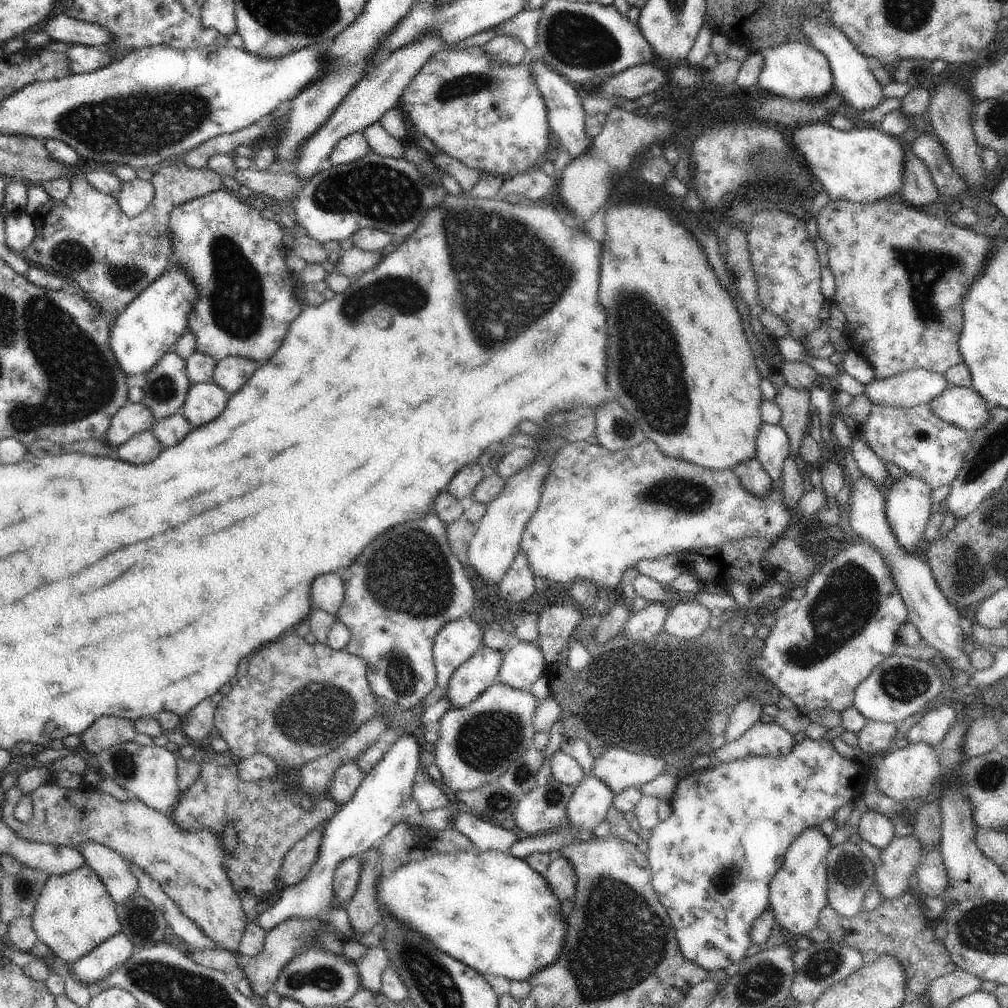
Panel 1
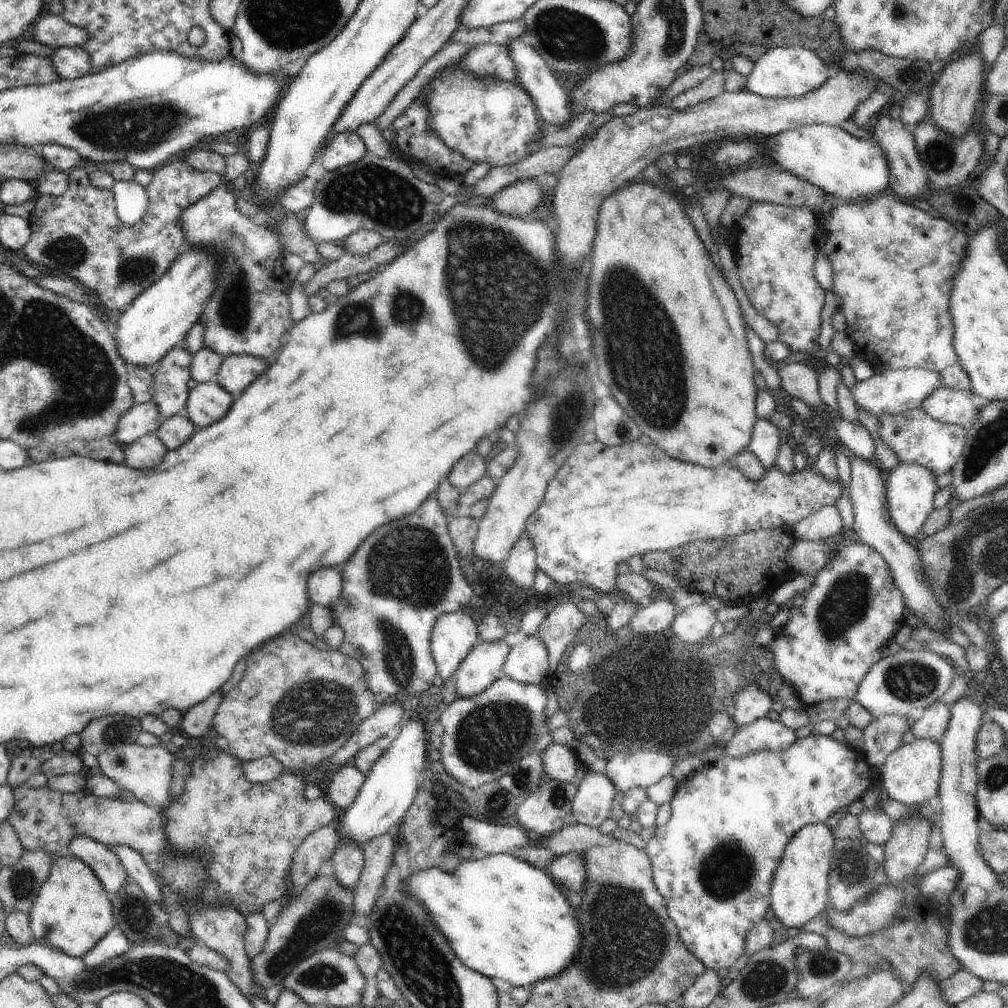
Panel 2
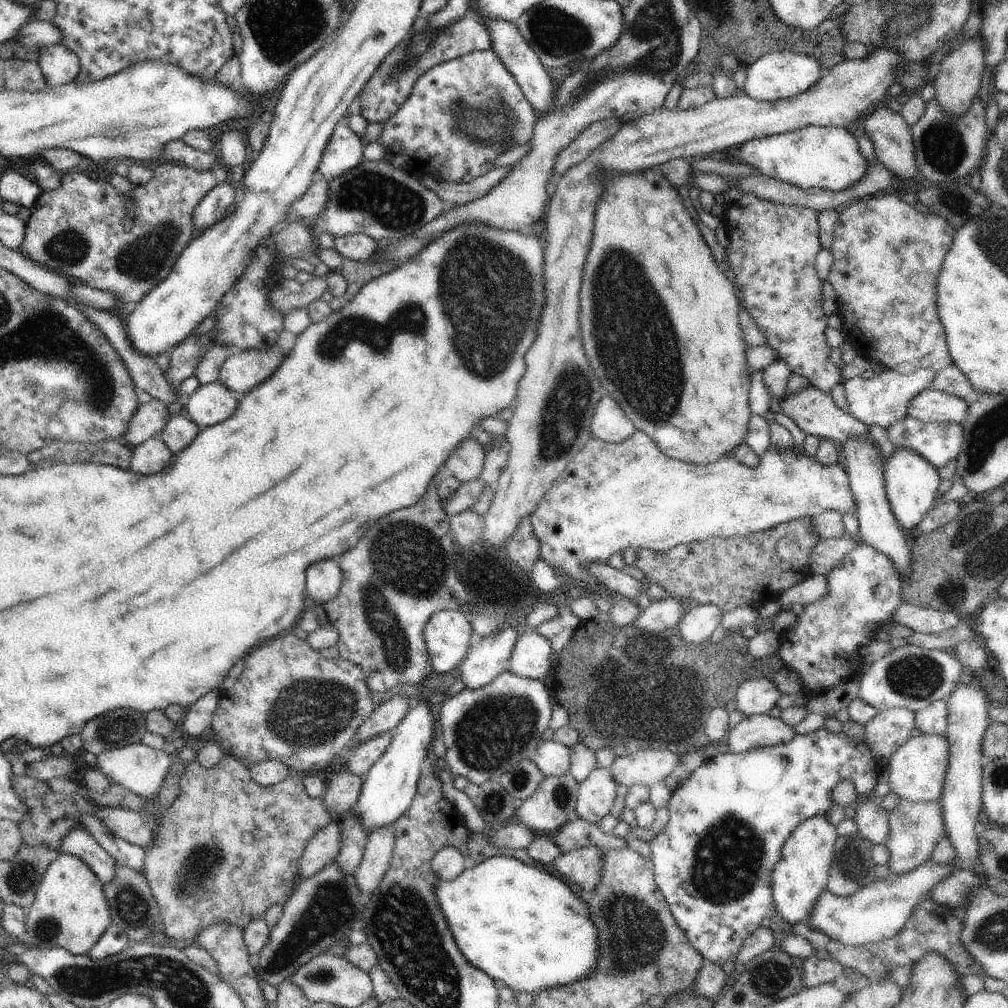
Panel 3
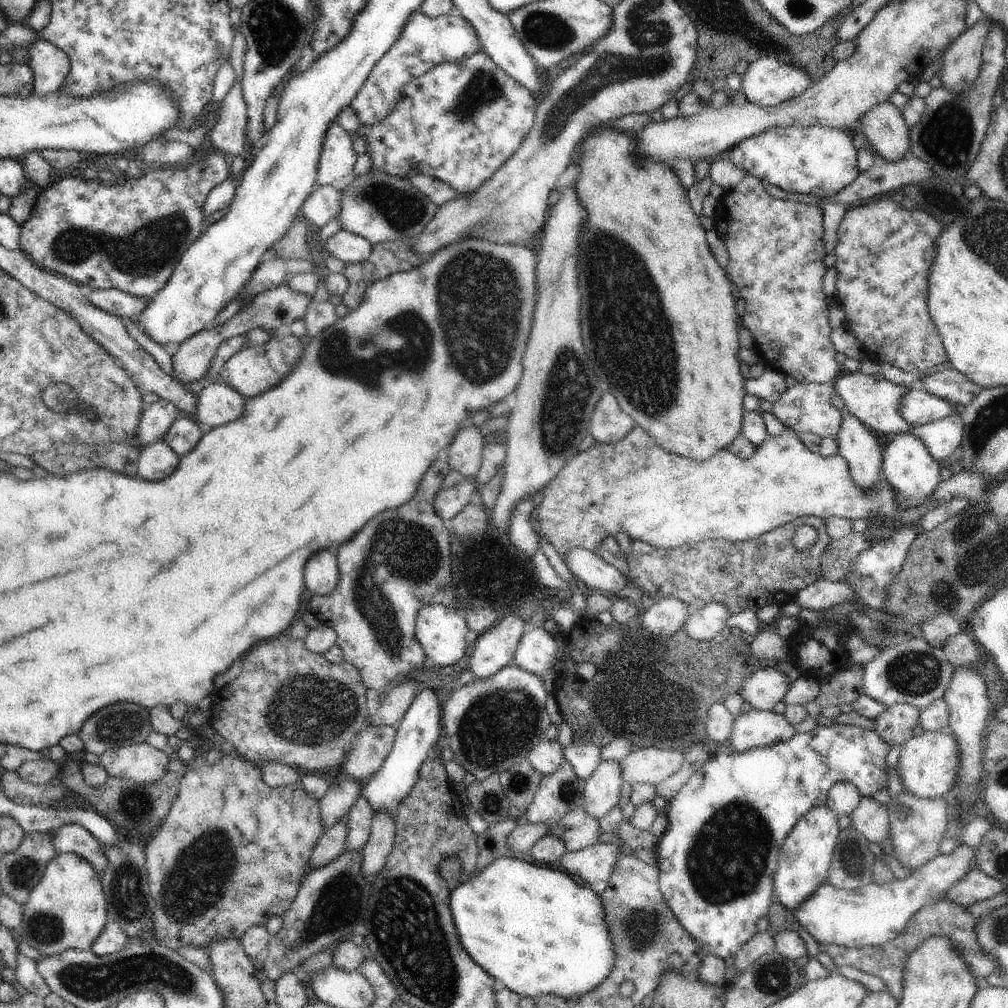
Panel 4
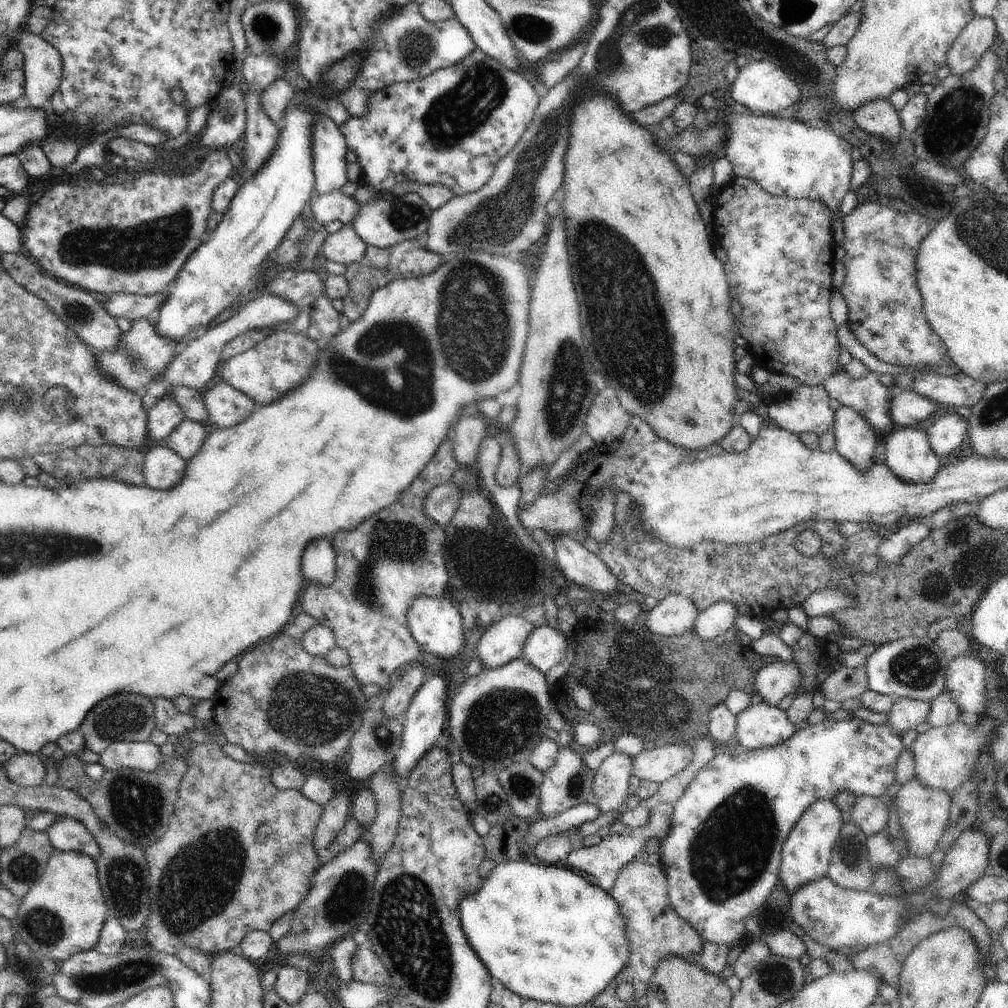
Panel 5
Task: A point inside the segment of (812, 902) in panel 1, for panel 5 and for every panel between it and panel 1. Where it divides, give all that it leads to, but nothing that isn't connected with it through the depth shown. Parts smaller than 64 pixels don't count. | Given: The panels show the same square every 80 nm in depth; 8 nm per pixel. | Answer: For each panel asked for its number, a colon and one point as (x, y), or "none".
2: (798, 892)
3: (801, 874)
4: (805, 857)
5: (806, 856)

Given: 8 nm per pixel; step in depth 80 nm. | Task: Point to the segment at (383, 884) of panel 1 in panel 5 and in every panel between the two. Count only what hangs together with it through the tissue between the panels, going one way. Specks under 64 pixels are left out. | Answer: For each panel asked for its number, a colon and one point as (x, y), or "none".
2: (504, 918)
3: (518, 923)
4: (534, 928)
5: (545, 932)

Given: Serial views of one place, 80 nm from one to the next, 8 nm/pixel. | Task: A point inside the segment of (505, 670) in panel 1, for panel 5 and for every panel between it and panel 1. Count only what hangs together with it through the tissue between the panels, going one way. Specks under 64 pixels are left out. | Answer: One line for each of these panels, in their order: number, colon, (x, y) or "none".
2: (528, 662)
3: (533, 653)
4: (537, 651)
5: (545, 647)

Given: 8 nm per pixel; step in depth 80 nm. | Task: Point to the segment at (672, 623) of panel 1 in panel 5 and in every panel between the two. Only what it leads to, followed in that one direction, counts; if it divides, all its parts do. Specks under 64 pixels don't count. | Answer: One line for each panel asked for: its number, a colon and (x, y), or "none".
2: (696, 621)
3: (700, 620)
4: (706, 623)
5: (713, 622)

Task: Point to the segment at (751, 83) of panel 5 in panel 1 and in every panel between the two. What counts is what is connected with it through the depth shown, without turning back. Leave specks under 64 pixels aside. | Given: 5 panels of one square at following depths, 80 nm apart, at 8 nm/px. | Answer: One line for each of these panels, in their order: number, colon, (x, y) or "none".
1: (799, 71)
2: (792, 71)
3: (778, 75)
4: (768, 81)

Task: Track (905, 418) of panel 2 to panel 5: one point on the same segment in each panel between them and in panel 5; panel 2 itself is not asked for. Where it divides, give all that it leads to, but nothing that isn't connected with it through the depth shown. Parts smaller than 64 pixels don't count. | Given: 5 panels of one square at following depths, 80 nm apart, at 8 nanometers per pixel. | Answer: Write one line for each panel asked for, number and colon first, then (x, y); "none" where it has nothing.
3: (938, 443)
4: (942, 437)
5: (949, 432)

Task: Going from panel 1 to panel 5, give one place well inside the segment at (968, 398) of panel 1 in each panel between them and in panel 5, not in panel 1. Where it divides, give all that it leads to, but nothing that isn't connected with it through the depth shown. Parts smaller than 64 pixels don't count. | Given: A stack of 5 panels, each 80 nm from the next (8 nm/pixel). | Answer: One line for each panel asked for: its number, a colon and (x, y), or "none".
2: (946, 405)
3: (930, 406)
4: (919, 407)
5: (907, 408)

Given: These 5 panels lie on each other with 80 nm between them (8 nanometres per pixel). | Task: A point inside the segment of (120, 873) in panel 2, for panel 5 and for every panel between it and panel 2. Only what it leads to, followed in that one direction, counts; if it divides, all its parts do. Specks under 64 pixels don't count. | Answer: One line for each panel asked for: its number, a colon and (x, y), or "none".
3: (79, 842)
4: (73, 838)
5: (66, 833)

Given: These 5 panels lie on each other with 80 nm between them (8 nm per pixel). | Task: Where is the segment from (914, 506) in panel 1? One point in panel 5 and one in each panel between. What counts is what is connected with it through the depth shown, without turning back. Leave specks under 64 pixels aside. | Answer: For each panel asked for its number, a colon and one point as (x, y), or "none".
2: (910, 487)
3: (911, 483)
4: (909, 468)
5: (909, 454)

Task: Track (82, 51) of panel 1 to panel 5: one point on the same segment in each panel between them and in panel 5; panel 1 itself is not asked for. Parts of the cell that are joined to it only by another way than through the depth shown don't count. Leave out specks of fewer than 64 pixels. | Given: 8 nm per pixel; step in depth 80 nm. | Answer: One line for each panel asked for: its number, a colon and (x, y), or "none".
2: (69, 62)
3: (59, 65)
4: (50, 64)
5: (42, 64)

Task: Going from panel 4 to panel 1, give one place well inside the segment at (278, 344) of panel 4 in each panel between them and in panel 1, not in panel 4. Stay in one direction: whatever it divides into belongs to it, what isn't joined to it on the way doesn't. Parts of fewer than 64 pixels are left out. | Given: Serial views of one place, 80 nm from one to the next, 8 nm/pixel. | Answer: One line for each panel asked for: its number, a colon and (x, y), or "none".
1: (232, 372)
2: (237, 372)
3: (244, 370)

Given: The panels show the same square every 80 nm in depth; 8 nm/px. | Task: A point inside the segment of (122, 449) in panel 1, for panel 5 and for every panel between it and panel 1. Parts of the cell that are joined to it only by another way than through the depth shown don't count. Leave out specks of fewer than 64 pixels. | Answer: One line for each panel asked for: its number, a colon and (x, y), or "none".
2: (147, 452)
3: (152, 456)
4: (157, 461)
5: (162, 467)

